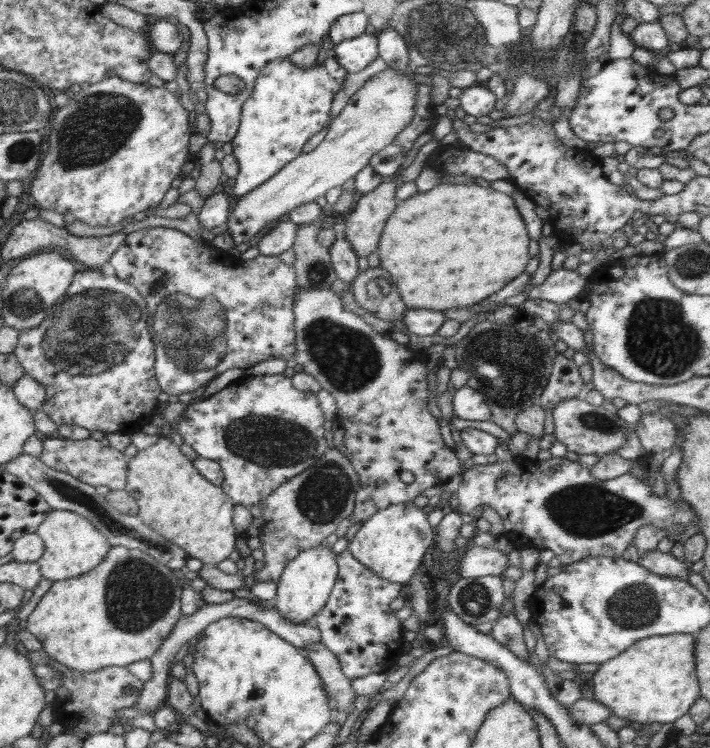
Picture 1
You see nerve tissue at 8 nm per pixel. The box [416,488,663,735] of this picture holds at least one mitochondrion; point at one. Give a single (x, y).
(473, 599)

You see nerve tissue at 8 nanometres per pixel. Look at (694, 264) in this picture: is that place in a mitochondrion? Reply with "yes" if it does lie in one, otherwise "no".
yes

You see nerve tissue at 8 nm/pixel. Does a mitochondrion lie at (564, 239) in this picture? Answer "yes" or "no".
no

